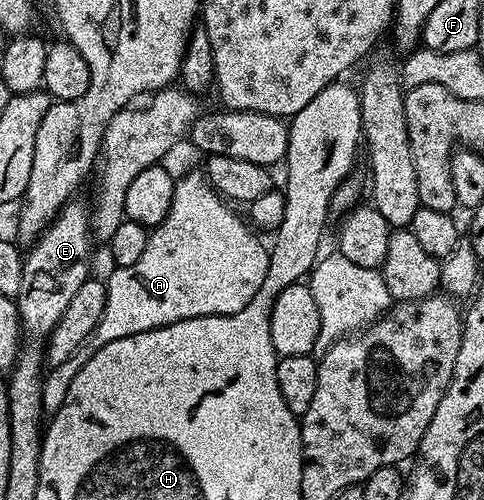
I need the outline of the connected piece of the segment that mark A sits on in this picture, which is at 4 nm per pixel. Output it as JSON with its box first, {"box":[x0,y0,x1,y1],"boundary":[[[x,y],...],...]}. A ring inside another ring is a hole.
{"box":[90,172,269,350],"boundary":[[[203,172],[188,173],[177,180],[170,211],[164,222],[149,232],[146,251],[139,257],[138,263],[113,268],[113,273],[106,277],[106,311],[102,311],[102,319],[98,319],[98,327],[94,327],[92,332],[90,345],[93,350],[102,348],[106,343],[114,343],[114,339],[126,339],[126,335],[154,331],[186,319],[220,318],[222,315],[242,313],[247,305],[259,298],[256,296],[261,296],[269,250],[259,241],[261,238],[253,232],[249,222],[231,208],[235,209],[213,189],[212,182]]]}

